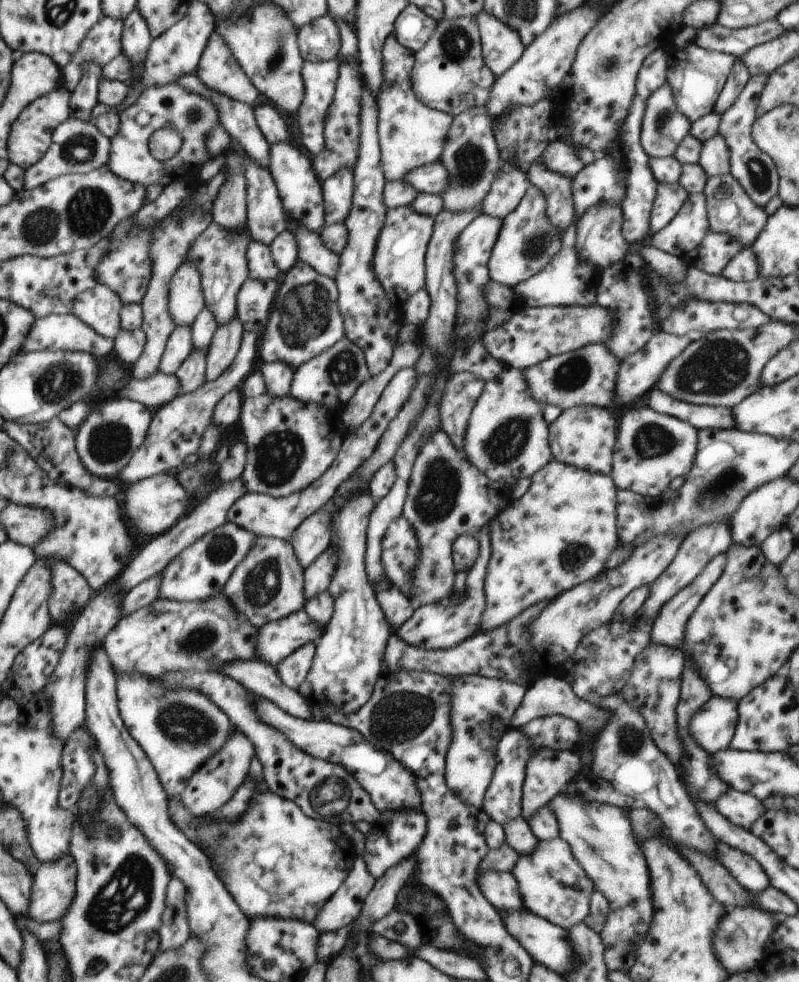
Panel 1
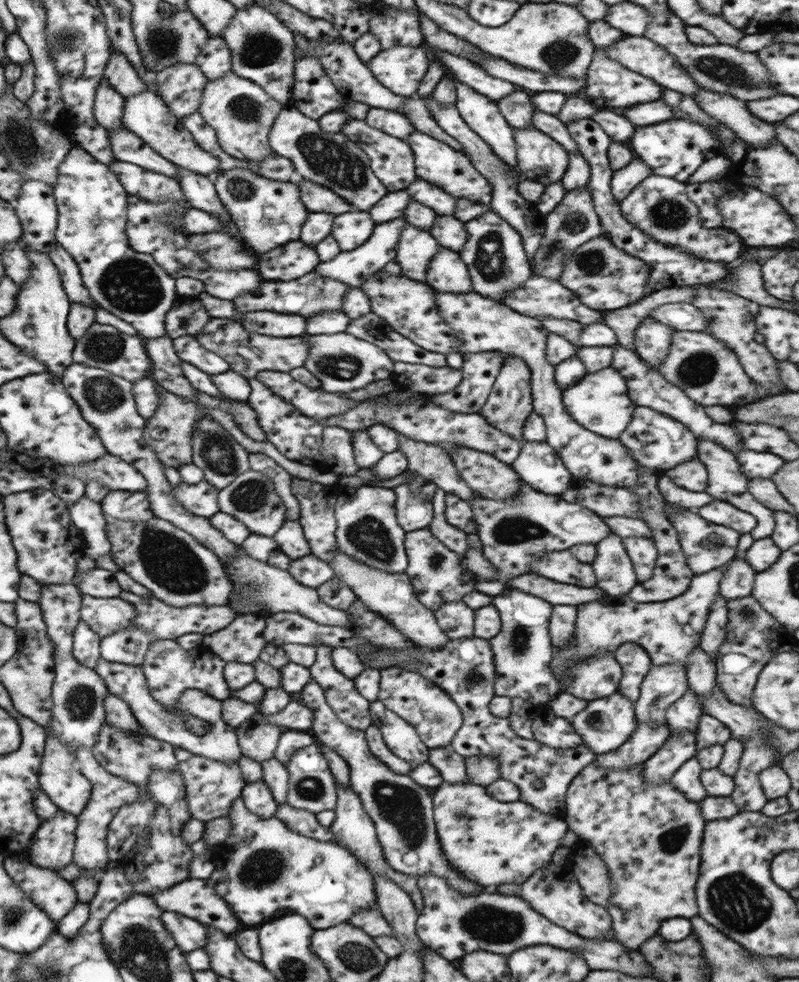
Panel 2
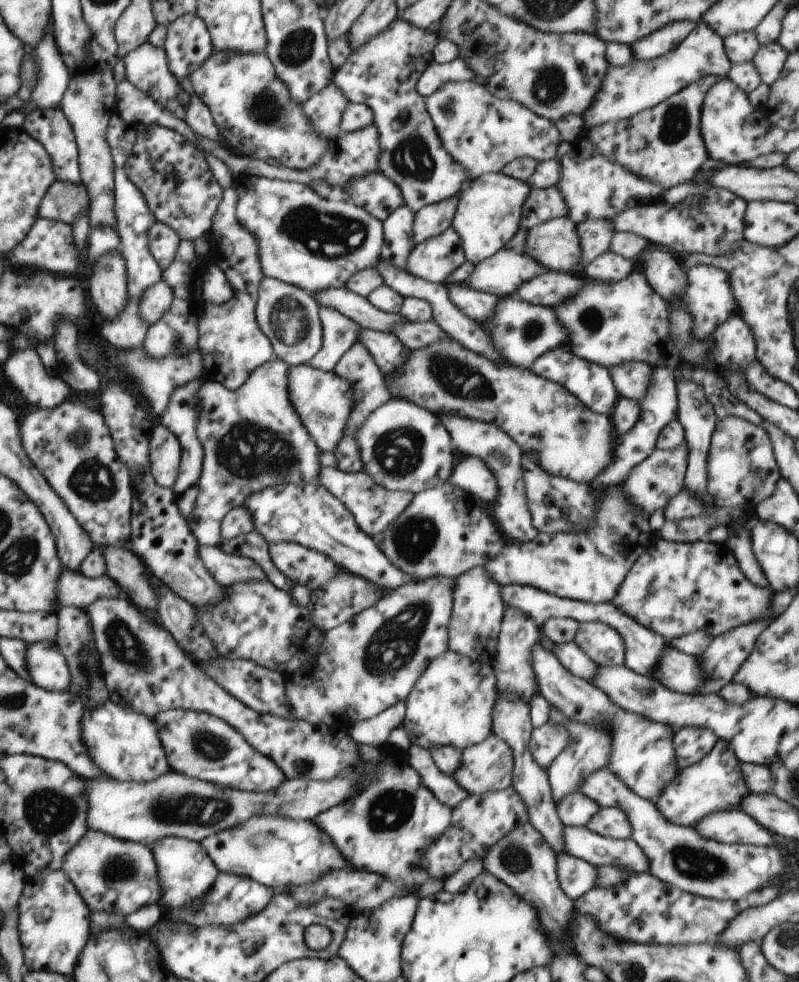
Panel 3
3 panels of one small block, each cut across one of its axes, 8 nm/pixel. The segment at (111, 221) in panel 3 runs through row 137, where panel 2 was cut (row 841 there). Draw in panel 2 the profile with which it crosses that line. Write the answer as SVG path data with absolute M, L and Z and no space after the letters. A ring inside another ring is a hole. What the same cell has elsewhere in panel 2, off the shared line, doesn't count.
M78 747L75 757L79 762L80 772L92 782L92 796L84 810L79 814L79 826L76 830L74 861L76 866L85 868L86 871L99 873L104 870L110 861L107 853L107 834L108 825L118 812L118 809L134 800L140 798L140 790L138 785L128 782L120 777L112 775L103 769L96 761L93 752L86 747Z

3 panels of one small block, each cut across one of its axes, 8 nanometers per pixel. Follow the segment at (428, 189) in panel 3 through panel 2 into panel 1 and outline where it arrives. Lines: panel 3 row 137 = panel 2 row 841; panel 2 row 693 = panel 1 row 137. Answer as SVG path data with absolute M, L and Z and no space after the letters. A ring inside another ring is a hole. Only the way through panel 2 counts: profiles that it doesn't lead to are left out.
M329 60L328 62L304 61L302 67L302 80L304 80L304 100L302 106L293 119L298 122L300 140L307 150L318 156L324 152L324 119L328 114L328 108L334 98L335 84L339 77L339 61Z

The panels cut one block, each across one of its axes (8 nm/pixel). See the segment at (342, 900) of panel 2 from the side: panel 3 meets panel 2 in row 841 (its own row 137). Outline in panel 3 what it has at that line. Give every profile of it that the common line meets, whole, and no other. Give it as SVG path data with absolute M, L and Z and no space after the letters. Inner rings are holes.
M233 50L216 51L198 70L189 74L190 87L208 106L214 122L234 155L278 160L290 170L318 166L332 138L320 136L302 105L290 98L288 88L276 76L276 68L266 53L238 54Z

